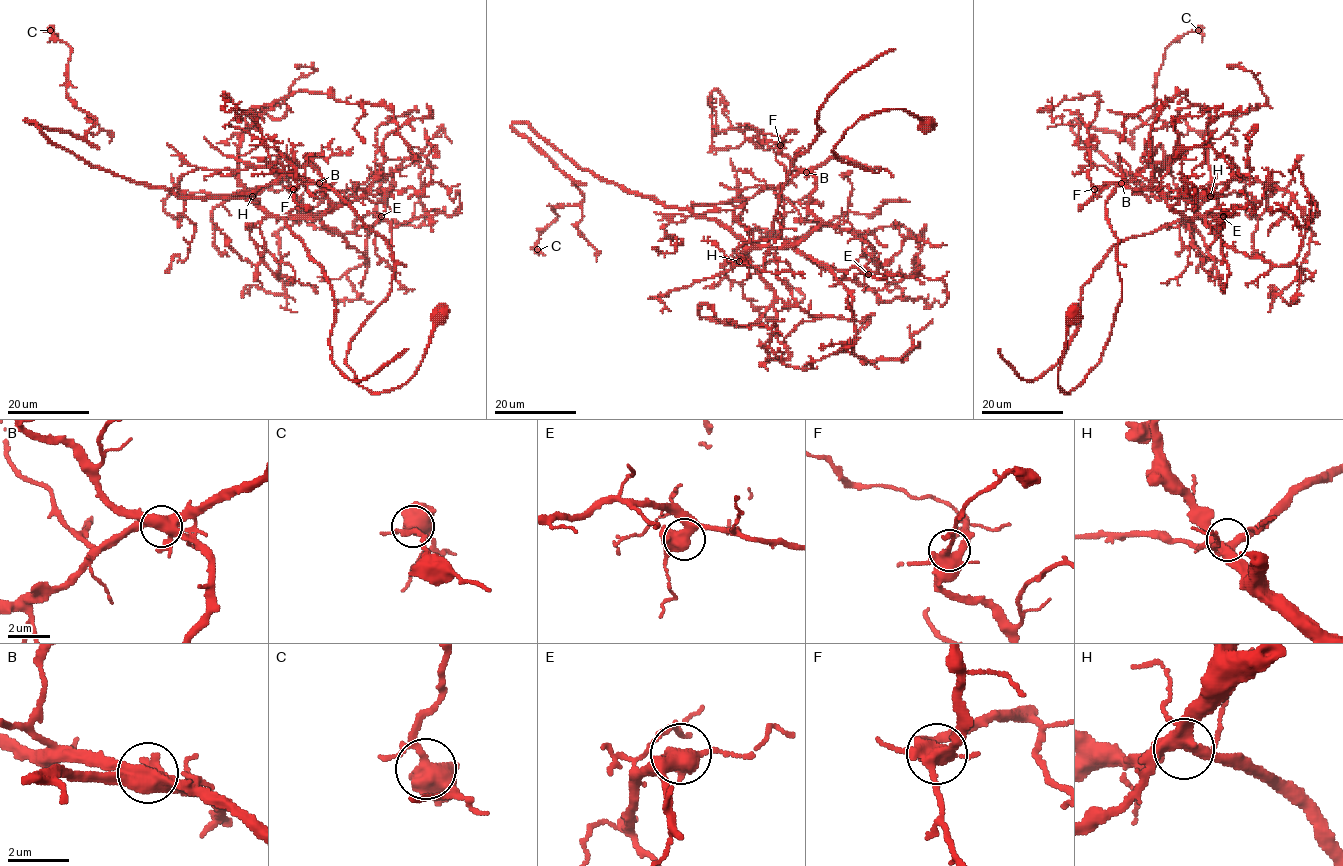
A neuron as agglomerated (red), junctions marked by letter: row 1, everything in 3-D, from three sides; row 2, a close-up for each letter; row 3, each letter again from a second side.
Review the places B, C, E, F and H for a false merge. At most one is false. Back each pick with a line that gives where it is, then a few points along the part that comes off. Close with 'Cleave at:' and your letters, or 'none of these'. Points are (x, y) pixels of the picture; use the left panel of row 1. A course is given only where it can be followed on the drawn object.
B: at (319, 183); foreign part runs (319, 182), (393, 257), (390, 294), (350, 342), (346, 364), (360, 385), (404, 384), (445, 304)
Cleave at: B

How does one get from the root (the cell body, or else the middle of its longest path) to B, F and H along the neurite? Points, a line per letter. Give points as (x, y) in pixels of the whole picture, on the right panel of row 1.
B: (1072, 315), (1058, 367), (1063, 392), (1099, 363), (1121, 298), (1118, 239), (1106, 216), (1106, 201), (1121, 182)
F: (1072, 315), (1058, 367), (1063, 392), (1099, 363), (1121, 298), (1118, 239), (1106, 216), (1119, 185), (1094, 189)
H: (1072, 315), (1063, 392), (1099, 363), (1121, 298), (1106, 216), (1114, 190), (1158, 190), (1187, 219), (1210, 196)

